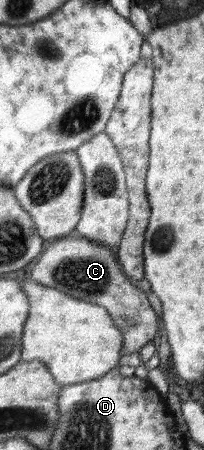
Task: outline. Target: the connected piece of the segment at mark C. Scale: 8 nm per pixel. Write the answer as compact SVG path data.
M72 234L48 241L35 262L28 268L31 280L54 287L75 299L96 303L104 307L121 332L123 347L121 355L137 353L151 340L158 337L158 317L151 308L147 295L121 270L110 247L101 246L88 239Z

